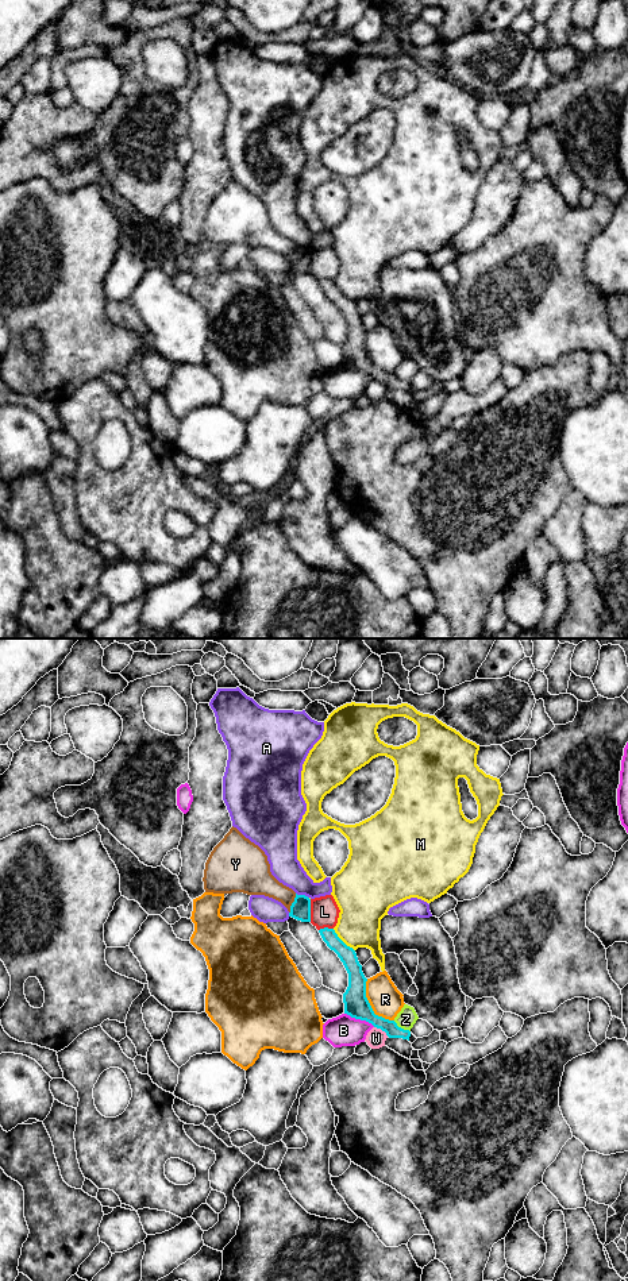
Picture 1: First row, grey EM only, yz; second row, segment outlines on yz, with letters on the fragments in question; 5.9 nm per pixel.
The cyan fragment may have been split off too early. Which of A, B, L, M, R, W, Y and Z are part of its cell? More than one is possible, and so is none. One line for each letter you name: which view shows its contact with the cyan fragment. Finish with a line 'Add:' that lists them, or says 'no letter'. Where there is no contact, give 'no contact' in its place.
Add: no letter

